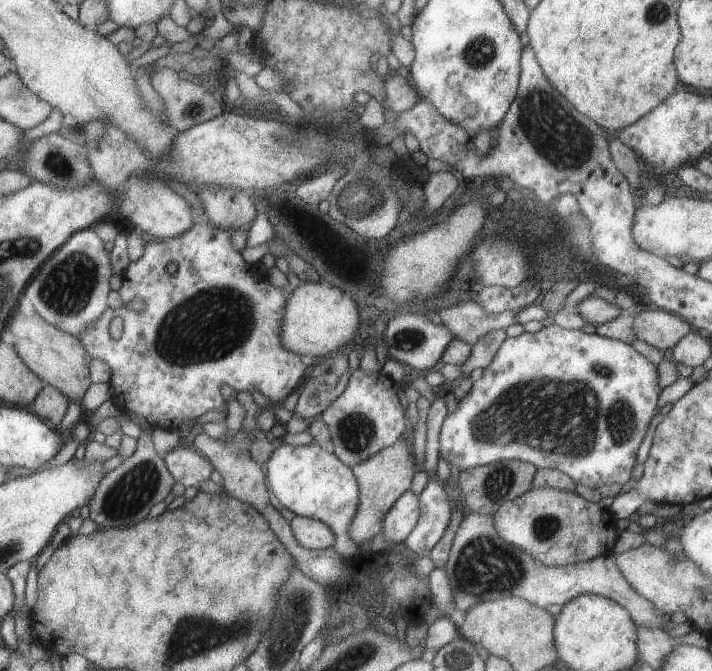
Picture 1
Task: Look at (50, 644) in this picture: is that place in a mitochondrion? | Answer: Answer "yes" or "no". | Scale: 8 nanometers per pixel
no

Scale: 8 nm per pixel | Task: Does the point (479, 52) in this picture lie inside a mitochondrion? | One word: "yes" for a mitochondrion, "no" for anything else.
yes

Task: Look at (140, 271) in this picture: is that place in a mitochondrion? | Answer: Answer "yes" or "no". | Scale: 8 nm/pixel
no

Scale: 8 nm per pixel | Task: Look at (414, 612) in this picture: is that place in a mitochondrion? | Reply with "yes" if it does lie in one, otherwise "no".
no

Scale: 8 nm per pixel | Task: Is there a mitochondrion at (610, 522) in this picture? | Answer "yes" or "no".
no

